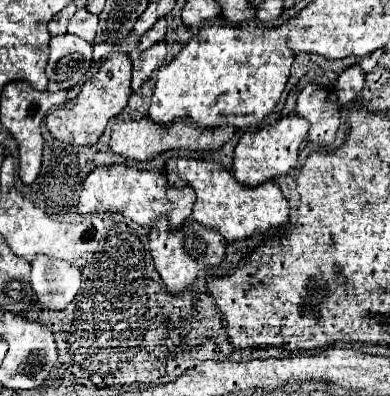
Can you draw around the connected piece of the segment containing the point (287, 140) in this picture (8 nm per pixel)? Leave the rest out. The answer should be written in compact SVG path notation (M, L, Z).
M298 115L282 117L274 125L246 129L234 151L232 173L236 181L242 183L244 187L258 187L280 175L288 175L296 167L298 151L300 151L300 145L306 141L308 129L310 129L310 123Z

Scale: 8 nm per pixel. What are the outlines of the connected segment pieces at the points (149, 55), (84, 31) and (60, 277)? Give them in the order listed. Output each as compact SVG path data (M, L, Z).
M160 41L154 47L142 51L136 55L134 63L132 63L132 89L138 93L142 83L152 75L152 71L160 69L164 65L164 57L166 57L166 43Z
M80 9L74 13L74 17L68 23L68 33L78 35L86 41L92 41L96 35L96 27L98 27L98 17L88 13L86 9Z
M36 257L32 263L30 285L40 305L60 311L70 305L80 291L80 271L64 261Z

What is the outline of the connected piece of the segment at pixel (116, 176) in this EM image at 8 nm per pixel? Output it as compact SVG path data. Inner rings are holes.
M112 165L112 167L100 167L94 169L86 181L84 181L84 191L80 195L80 203L78 203L78 211L84 211L84 215L92 215L92 213L100 213L100 211L116 211L116 197L124 197L124 193L130 193L132 199L132 211L130 217L132 221L136 221L142 227L152 227L154 221L158 221L160 217L168 219L170 229L180 229L186 219L192 213L192 205L196 201L194 197L194 189L189 185L184 189L172 189L166 181L166 175L160 171L138 171L134 167L126 167L126 165Z

